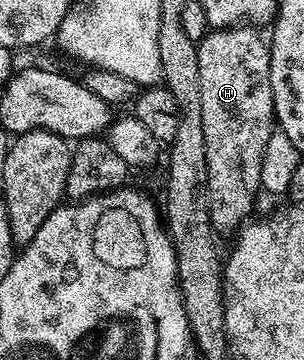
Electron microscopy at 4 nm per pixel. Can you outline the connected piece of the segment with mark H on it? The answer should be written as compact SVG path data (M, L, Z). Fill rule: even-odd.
M253 27L213 29L201 38L199 55L199 91L203 99L203 135L207 135L207 175L209 176L209 210L211 224L218 234L232 234L250 220L249 212L257 201L261 188L263 151L269 136L275 131L269 47Z

